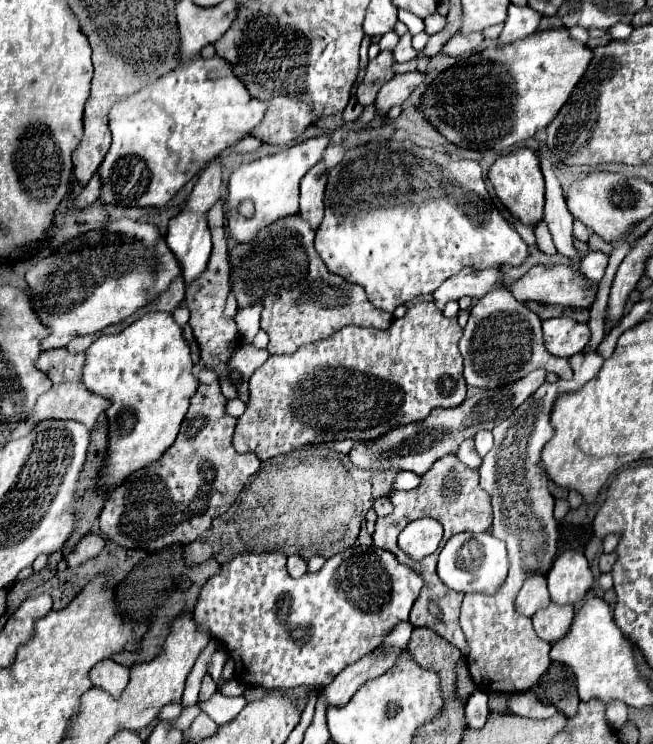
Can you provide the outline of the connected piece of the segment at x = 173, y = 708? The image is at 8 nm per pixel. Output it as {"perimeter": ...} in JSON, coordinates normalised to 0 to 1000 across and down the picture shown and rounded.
{"perimeter":[[[263,945],[263,948],[254,948],[245,953],[242,958],[242,969],[254,969],[254,966],[270,966],[279,956],[279,945]]]}

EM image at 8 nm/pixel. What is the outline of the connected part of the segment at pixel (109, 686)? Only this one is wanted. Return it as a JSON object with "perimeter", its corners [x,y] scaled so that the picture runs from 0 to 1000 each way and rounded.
{"perimeter":[[[156,886],[153,891],[147,891],[138,899],[135,910],[138,910],[141,921],[156,923],[156,926],[168,929],[175,937],[181,937],[190,929],[199,905],[196,905],[196,897],[172,888],[172,886]]]}

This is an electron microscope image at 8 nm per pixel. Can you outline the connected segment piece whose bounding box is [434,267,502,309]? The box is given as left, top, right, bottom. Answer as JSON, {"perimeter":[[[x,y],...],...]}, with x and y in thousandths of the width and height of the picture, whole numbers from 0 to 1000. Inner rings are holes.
{"perimeter":[[[708,359],[704,367],[692,370],[683,375],[668,391],[665,391],[665,407],[668,413],[680,415],[686,405],[701,405],[711,397],[720,397],[723,402],[735,402],[744,397],[744,391],[753,391],[757,386],[769,383],[769,370],[763,359],[753,362],[723,362],[723,359]]]}

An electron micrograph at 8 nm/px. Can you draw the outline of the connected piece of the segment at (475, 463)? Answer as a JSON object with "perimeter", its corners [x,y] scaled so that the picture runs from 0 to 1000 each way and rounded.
{"perimeter":[[[708,593],[701,601],[701,617],[717,628],[735,628],[738,614],[726,603],[726,593]]]}

